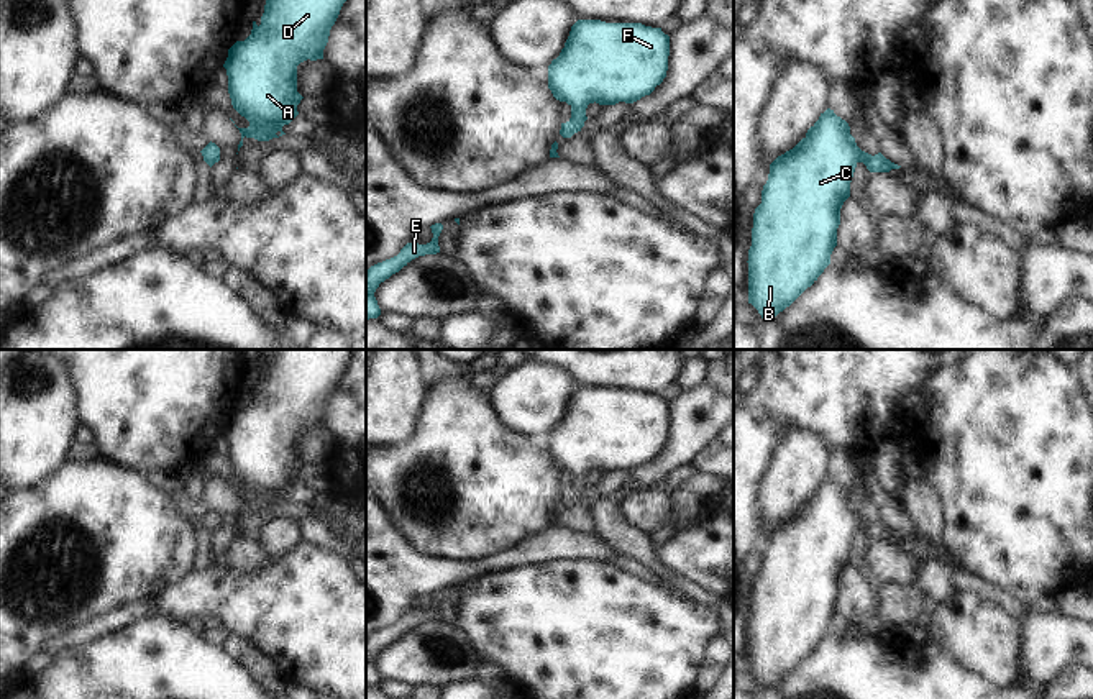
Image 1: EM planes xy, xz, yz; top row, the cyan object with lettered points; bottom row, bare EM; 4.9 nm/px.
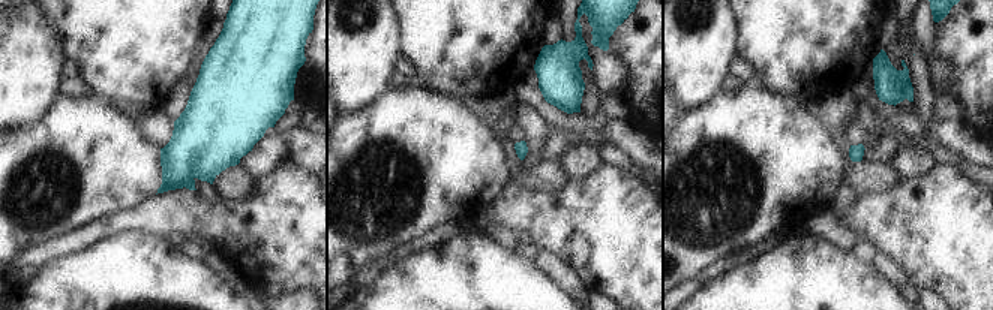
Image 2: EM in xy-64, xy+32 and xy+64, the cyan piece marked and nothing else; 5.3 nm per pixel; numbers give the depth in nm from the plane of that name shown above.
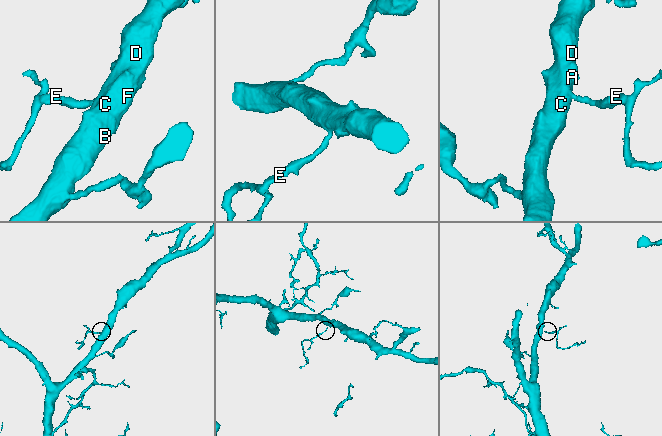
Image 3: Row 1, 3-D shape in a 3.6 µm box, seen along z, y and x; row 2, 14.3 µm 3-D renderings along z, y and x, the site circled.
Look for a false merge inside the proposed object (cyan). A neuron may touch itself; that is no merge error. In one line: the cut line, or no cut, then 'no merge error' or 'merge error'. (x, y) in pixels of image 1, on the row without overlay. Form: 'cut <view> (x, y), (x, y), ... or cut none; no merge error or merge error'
cut none; no merge error

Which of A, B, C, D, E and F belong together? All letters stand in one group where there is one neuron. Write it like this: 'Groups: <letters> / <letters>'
Groups: A B C D E F.

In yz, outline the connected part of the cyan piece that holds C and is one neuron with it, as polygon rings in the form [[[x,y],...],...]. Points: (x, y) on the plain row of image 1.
[[[827,476],[793,517],[770,532],[761,571],[753,581],[747,628],[748,671],[765,689],[789,674],[830,632],[830,622],[837,614],[840,576],[850,564],[850,550],[858,530],[863,530],[870,540],[901,535],[881,520],[871,523],[862,519],[850,502],[848,491]]]

